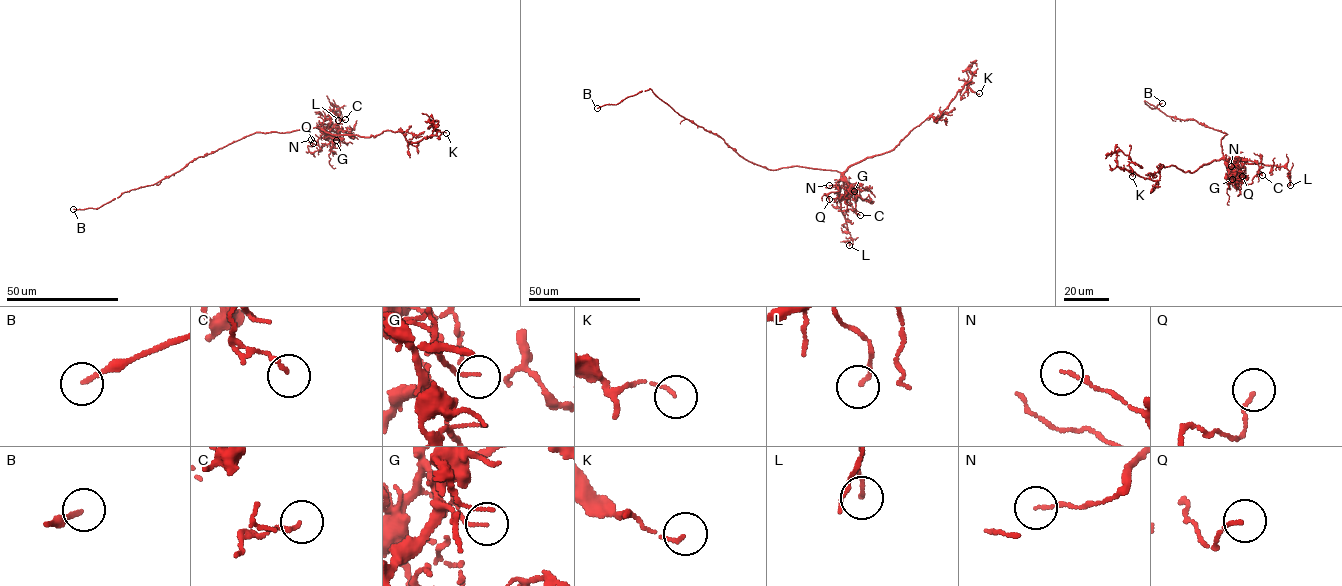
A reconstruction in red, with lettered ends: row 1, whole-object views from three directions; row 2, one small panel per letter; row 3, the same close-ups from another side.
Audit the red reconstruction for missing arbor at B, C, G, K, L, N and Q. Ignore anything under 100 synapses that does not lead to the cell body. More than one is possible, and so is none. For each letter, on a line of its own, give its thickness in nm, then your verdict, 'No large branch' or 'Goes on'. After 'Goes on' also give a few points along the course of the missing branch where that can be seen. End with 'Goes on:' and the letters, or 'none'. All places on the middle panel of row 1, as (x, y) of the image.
B: Thickness 140 nm. Goes on
C: Thickness 140 nm. No large branch
G: Thickness 110 nm. No large branch
K: Thickness 100 nm. No large branch
L: Thickness 130 nm. No large branch
N: Thickness 120 nm. No large branch
Q: Thickness 130 nm. No large branch
Goes on: B

